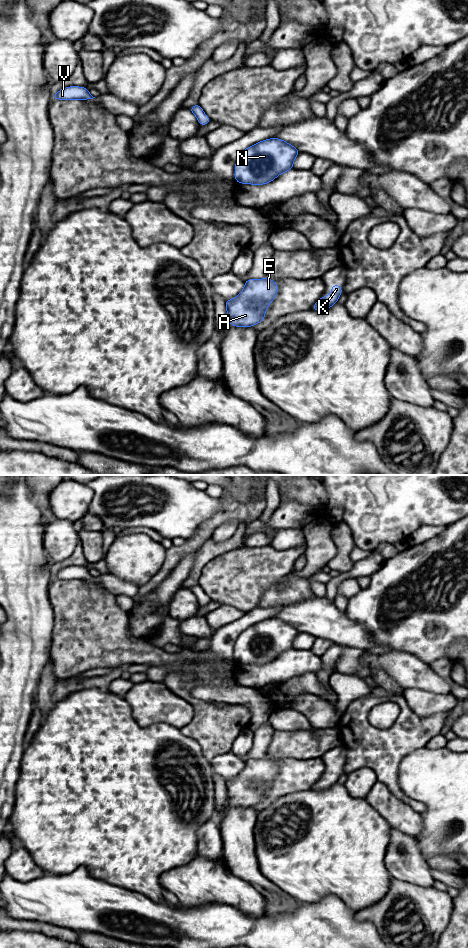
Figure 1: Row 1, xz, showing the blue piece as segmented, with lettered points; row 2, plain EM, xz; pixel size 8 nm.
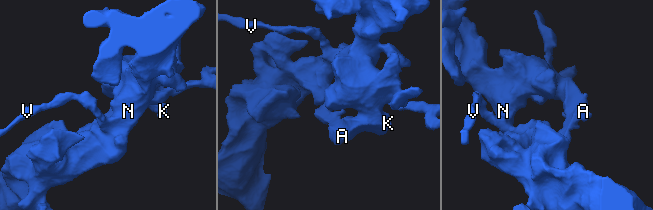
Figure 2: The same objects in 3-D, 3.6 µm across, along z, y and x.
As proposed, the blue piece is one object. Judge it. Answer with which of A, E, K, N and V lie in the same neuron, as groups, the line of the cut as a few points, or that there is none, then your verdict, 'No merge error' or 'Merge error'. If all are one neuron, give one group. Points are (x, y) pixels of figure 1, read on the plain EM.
Groups: A E K N V. No split. No merge error

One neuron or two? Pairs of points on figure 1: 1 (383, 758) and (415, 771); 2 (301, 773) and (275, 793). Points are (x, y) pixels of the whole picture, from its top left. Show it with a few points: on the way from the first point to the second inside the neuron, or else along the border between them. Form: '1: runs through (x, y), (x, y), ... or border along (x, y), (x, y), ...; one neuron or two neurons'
1: border along (417, 749), (409, 752), (399, 764), (399, 787); two neurons
2: runs through (295, 775), (281, 787); one neuron

